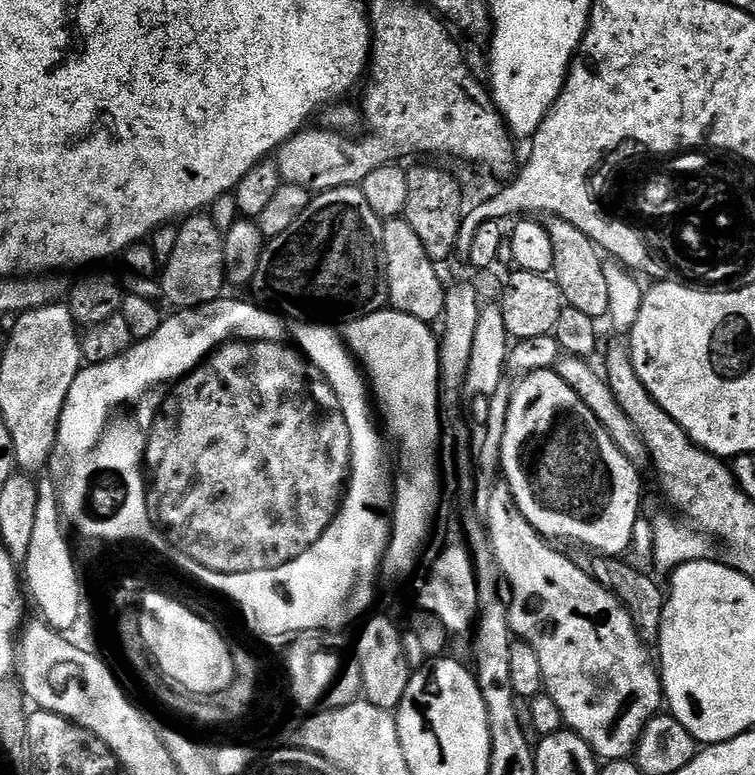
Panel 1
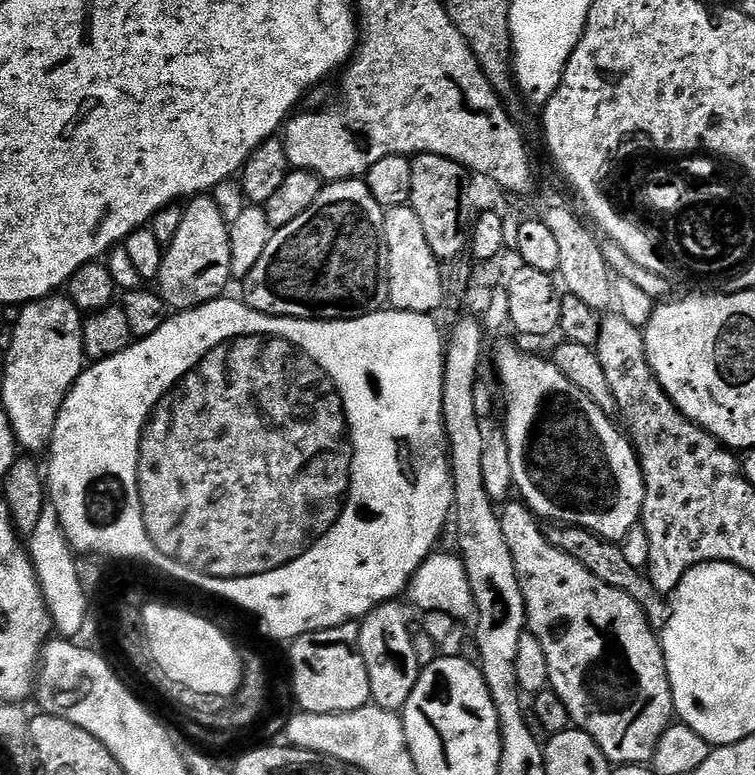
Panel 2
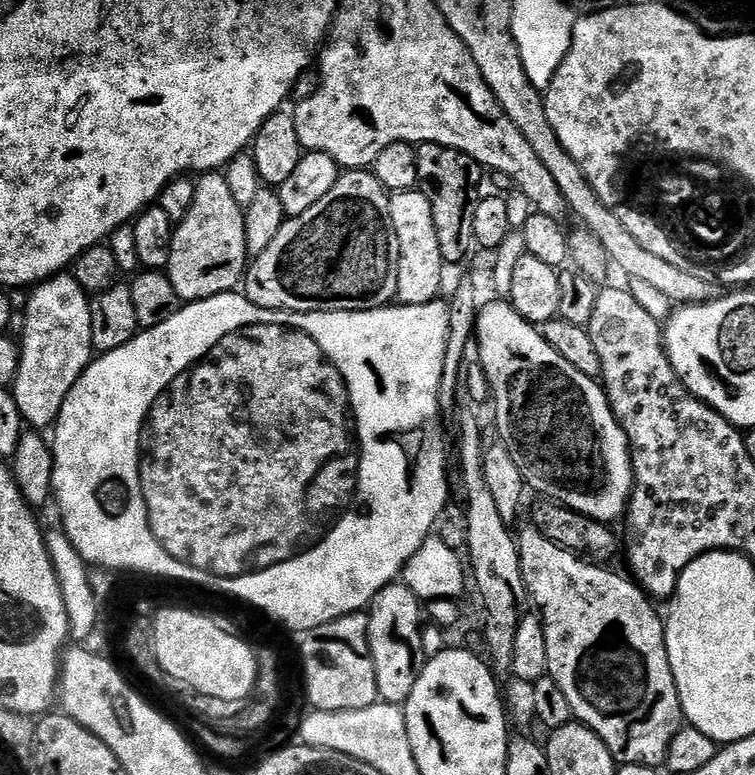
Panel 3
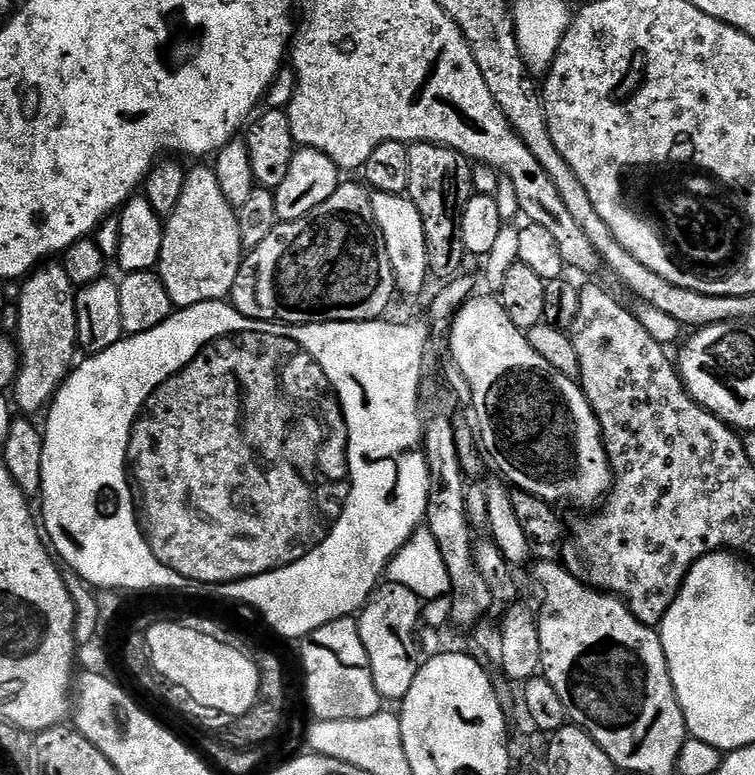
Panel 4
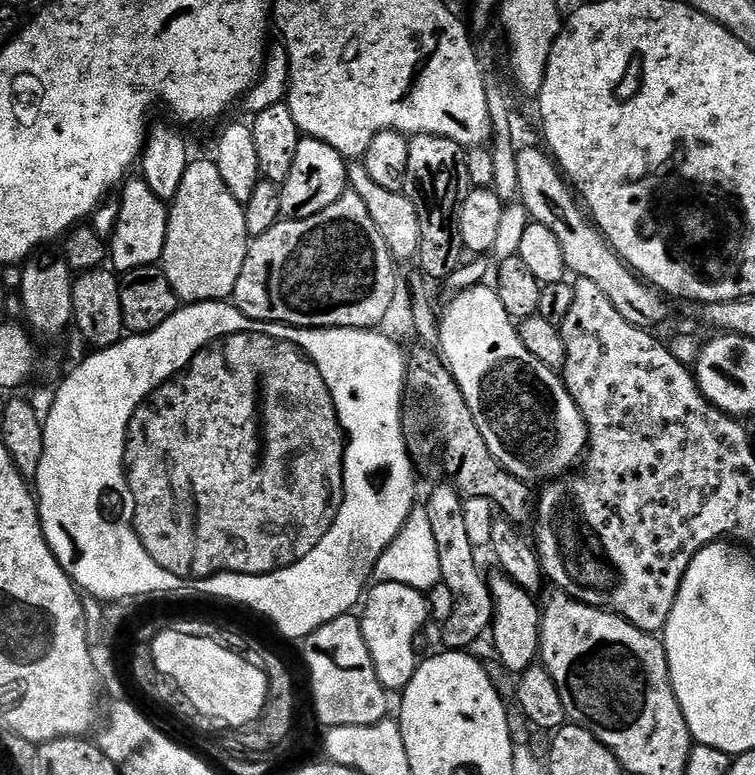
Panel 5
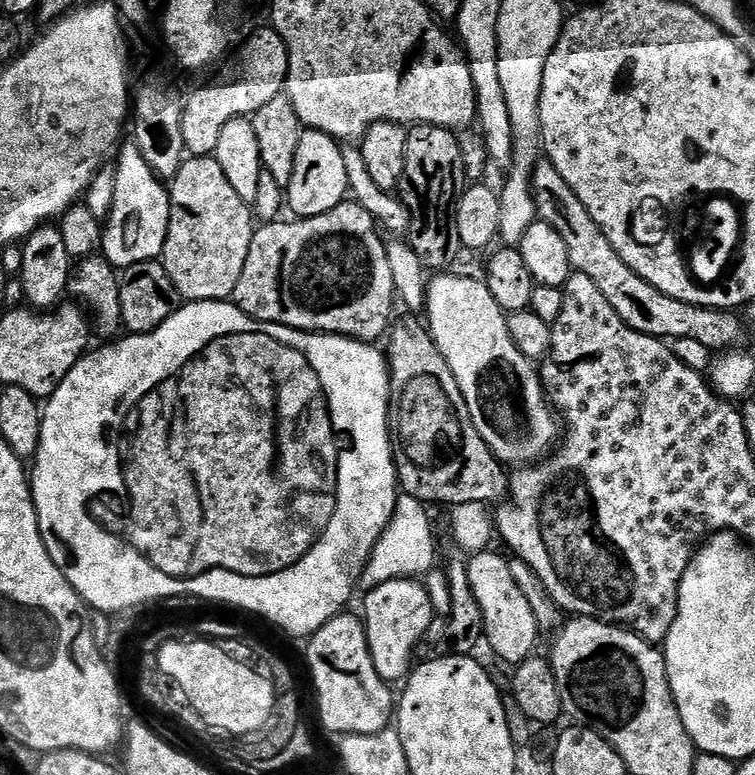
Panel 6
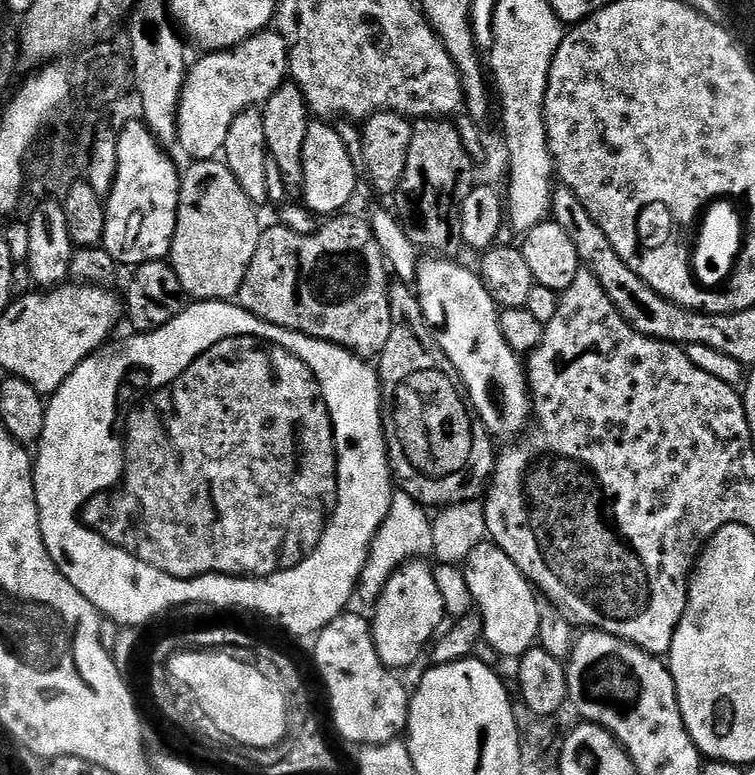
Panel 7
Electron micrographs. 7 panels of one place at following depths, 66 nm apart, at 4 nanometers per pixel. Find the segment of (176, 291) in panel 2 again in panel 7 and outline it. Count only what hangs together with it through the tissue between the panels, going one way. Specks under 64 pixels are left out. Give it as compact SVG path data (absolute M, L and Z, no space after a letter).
M223 159L198 160L189 165L188 169L183 169L180 177L176 229L172 239L170 263L174 274L178 276L178 282L182 282L185 293L193 301L231 301L239 297L246 270L260 241L262 223L260 224L259 218L256 217L257 209L252 200L246 198L246 192L242 190L242 186L238 186L238 180L234 178L234 174Z

